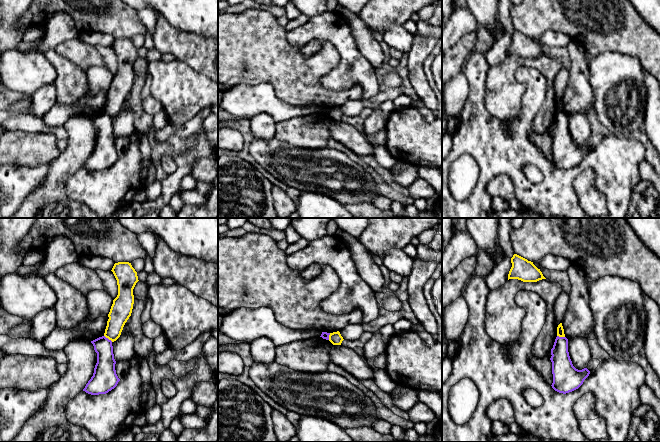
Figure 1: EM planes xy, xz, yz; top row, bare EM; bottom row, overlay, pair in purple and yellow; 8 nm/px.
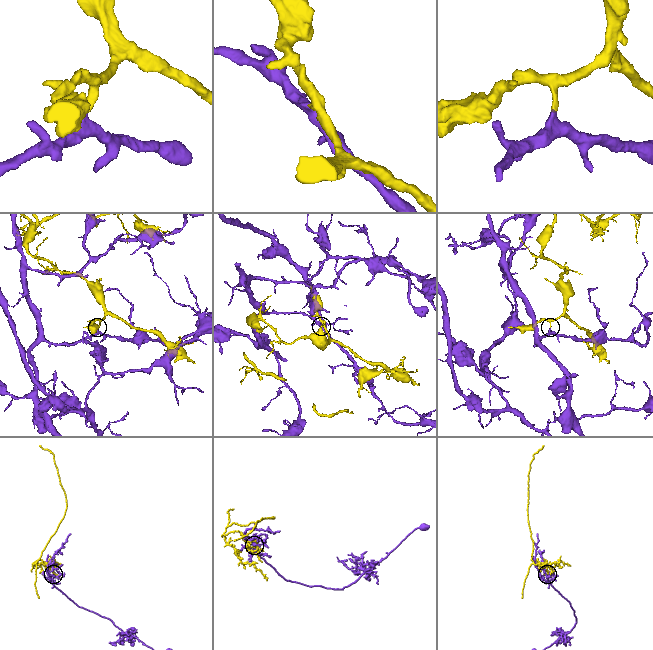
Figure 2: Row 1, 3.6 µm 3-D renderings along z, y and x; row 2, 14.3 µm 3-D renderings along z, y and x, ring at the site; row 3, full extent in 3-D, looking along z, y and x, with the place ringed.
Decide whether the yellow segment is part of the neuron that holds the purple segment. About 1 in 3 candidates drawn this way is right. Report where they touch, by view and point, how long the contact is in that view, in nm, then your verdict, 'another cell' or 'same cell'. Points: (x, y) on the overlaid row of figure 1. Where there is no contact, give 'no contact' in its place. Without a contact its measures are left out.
contact xy (107, 338); length 90 nm; another cell

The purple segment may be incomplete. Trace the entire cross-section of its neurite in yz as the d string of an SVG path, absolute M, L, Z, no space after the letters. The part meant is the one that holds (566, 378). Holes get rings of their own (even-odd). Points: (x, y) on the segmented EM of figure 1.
M557 336L551 349L553 383L552 388L559 393L569 393L578 389L589 376L587 368L576 369L569 356L568 339Z

